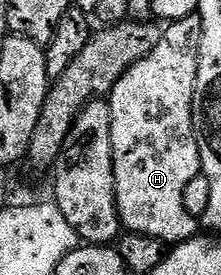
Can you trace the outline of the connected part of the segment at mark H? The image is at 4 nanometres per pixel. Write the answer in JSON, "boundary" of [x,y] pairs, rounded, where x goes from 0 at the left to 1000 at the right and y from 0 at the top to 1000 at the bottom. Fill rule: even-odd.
{"boundary":[[[900,58],[783,76],[742,105],[733,142],[661,215],[606,229],[507,320],[507,531],[516,535],[516,665],[543,815],[579,847],[683,862],[747,895],[792,898],[891,858],[891,793],[824,753],[824,695],[860,651],[910,640],[905,553],[869,458],[869,364],[896,287],[905,167]]]}

